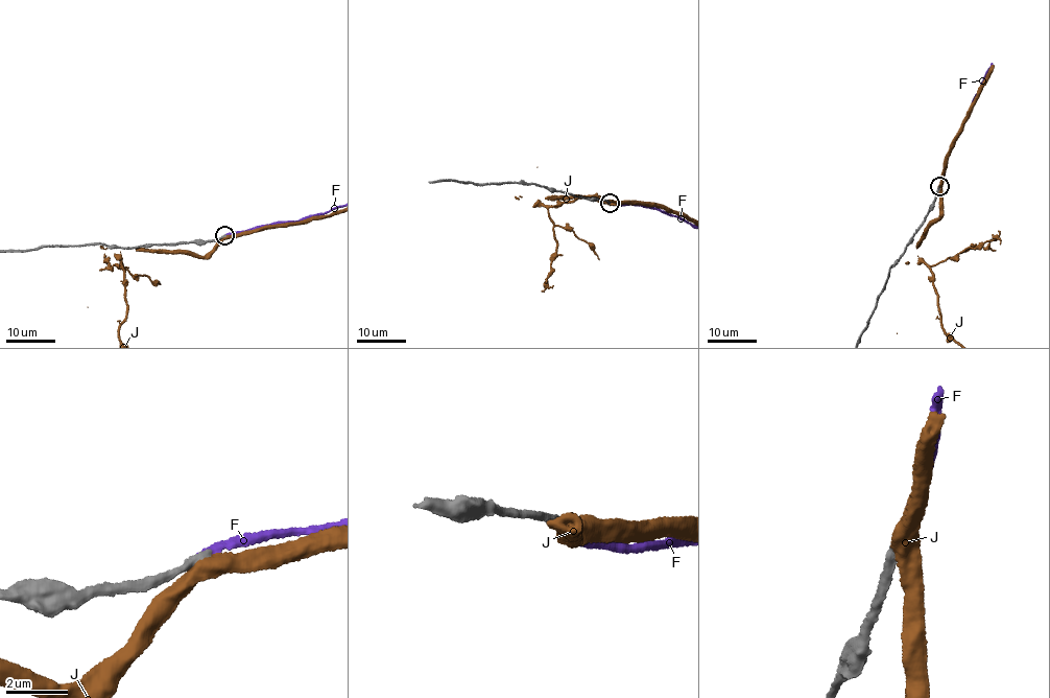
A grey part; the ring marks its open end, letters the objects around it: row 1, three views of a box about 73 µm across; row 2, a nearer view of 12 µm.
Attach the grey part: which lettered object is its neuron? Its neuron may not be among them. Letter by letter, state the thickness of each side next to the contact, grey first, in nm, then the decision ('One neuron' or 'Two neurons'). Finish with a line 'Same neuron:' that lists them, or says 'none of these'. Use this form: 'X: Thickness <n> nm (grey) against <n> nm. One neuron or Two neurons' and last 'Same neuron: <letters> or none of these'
F: Thickness 260 nm (grey) against 220 nm. One neuron
J: Thickness 300 nm (grey) against 550 nm. Two neurons
Same neuron: F

